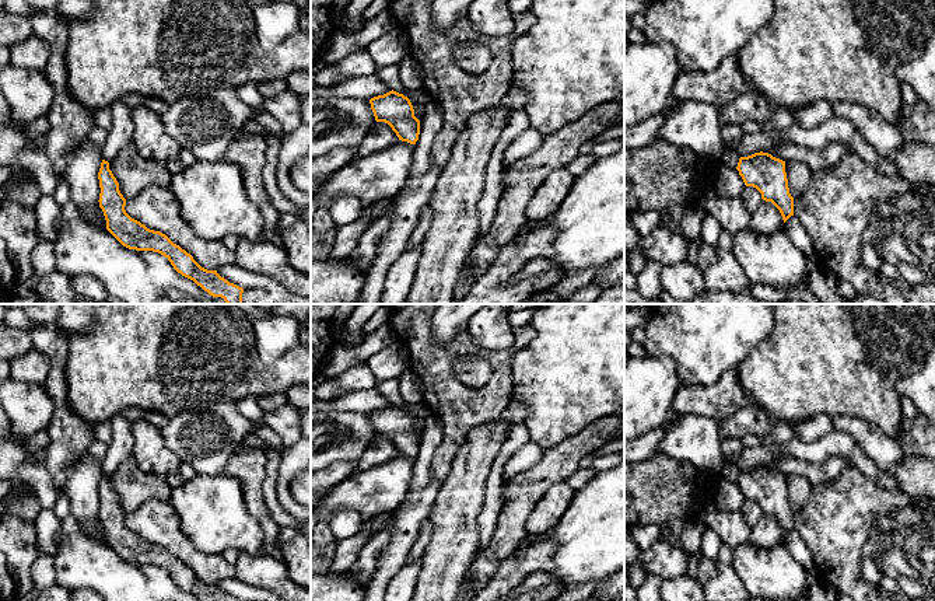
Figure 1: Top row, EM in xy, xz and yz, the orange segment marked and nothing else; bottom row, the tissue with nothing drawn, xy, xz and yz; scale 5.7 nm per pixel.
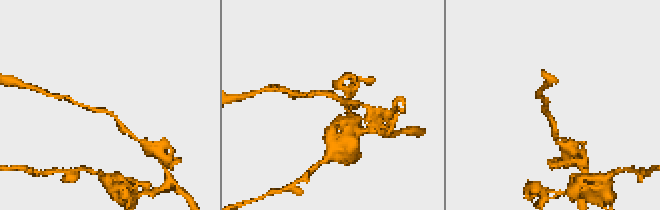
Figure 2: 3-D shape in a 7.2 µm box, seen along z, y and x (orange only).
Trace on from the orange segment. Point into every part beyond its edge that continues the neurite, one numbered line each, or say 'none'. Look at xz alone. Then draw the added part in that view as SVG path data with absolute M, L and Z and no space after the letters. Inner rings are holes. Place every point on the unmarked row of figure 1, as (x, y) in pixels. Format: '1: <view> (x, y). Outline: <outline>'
none

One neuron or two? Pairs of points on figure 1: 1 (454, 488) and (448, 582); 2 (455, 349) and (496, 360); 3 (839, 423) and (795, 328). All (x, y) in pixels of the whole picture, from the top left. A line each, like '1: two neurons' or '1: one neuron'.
1: one neuron
2: one neuron
3: two neurons

